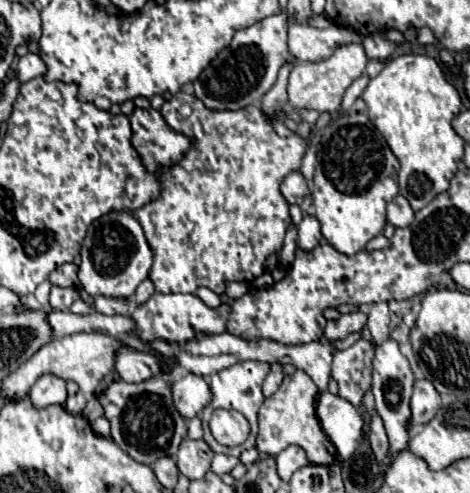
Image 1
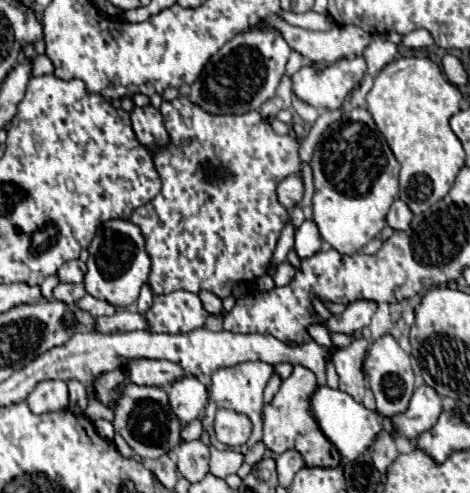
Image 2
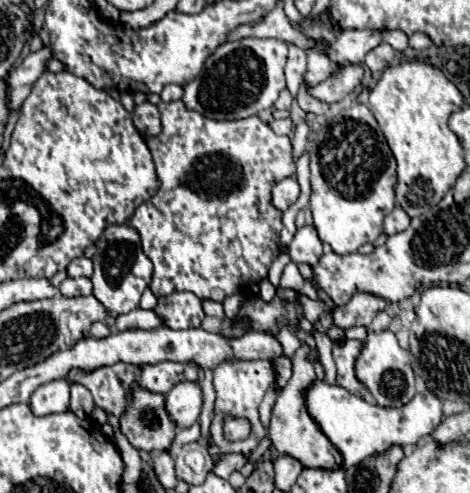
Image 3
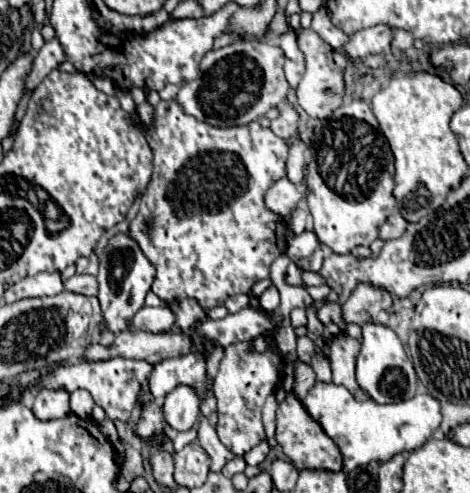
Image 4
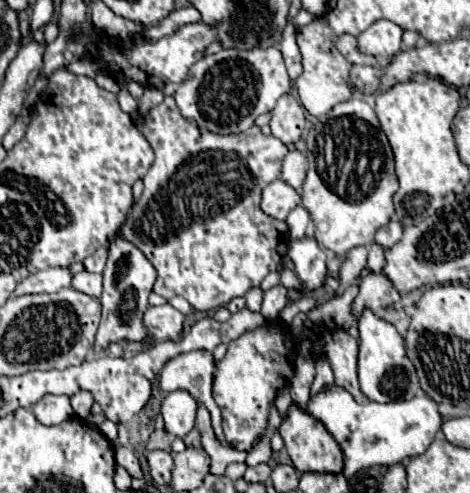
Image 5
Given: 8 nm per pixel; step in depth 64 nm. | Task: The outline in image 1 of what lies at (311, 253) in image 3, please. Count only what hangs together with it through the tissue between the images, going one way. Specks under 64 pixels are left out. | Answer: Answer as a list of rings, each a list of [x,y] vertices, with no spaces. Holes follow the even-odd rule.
[[[304,216],[298,224],[298,248],[304,248],[308,252],[316,248],[316,244],[320,242],[318,238],[322,238],[322,234],[316,216]]]

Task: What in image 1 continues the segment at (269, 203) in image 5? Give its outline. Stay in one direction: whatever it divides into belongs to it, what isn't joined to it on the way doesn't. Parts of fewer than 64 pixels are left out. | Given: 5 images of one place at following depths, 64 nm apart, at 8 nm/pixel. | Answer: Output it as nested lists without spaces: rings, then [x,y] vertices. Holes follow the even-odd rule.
[[[296,170],[296,172],[290,172],[290,174],[284,178],[280,190],[282,190],[284,198],[288,200],[288,204],[302,204],[302,200],[310,194],[308,184],[306,184],[304,176],[302,176],[298,170]]]

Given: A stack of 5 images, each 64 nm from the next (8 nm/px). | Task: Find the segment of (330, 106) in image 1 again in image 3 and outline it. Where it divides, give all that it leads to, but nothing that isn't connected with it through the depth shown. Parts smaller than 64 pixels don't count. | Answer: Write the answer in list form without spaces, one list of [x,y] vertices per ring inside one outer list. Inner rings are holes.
[[[348,64],[342,66],[340,72],[328,76],[324,82],[316,86],[308,86],[308,94],[320,102],[334,104],[344,100],[360,84],[362,76],[364,76],[364,68],[360,64]]]

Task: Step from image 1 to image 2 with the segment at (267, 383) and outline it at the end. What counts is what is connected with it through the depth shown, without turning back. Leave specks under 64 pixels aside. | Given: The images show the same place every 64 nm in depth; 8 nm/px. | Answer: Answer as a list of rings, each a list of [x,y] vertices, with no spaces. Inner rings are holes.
[[[274,372],[272,374],[272,378],[268,380],[268,384],[266,384],[266,390],[264,390],[264,402],[268,404],[268,400],[272,400],[272,396],[278,392],[278,388],[280,388],[280,376]]]

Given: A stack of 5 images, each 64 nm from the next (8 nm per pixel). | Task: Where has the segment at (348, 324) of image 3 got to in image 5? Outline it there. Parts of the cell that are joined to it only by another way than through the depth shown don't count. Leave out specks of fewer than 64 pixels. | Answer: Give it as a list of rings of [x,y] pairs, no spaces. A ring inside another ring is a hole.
[[[368,274],[366,278],[362,278],[358,288],[360,292],[352,302],[354,318],[360,318],[364,310],[372,310],[376,314],[380,308],[386,308],[400,300],[396,288],[392,288],[392,284],[388,284],[388,280],[384,280],[384,276],[380,274]]]

